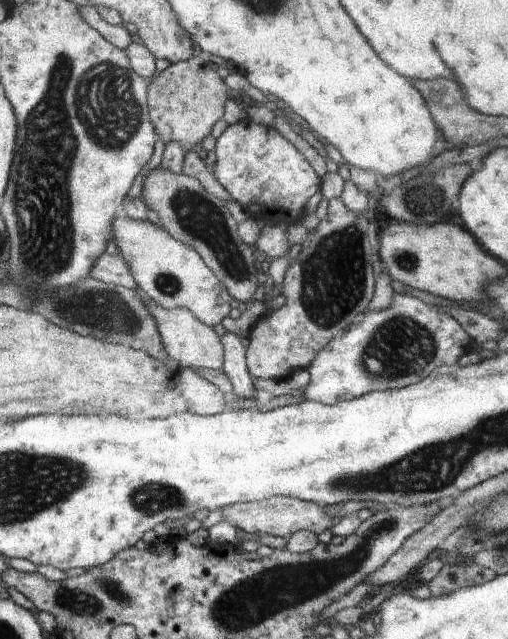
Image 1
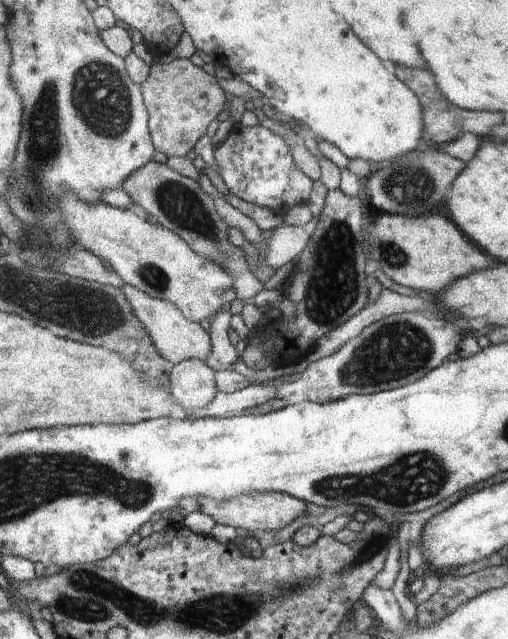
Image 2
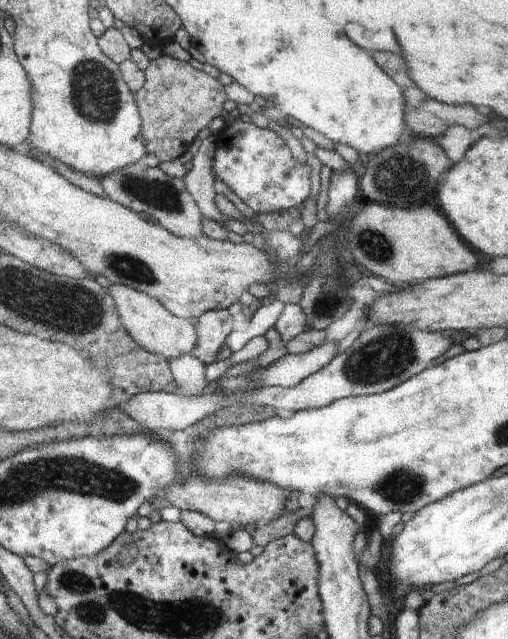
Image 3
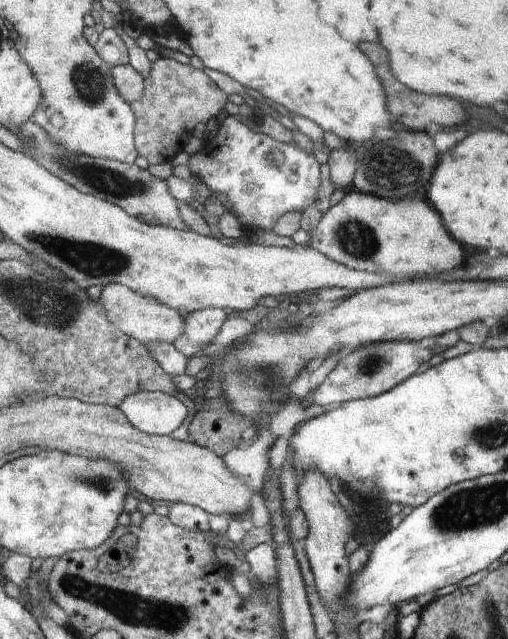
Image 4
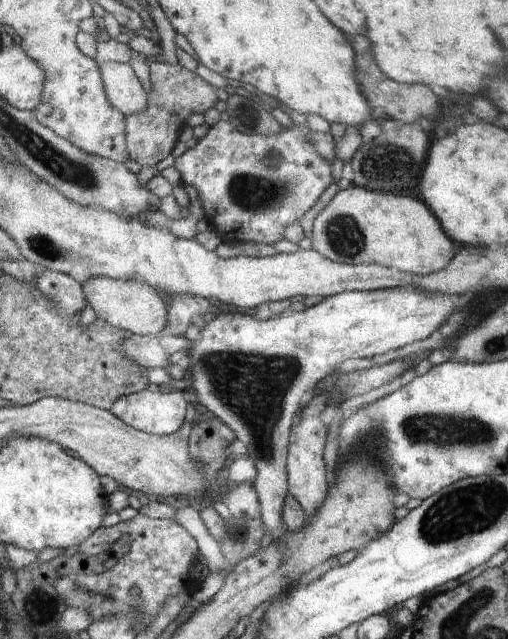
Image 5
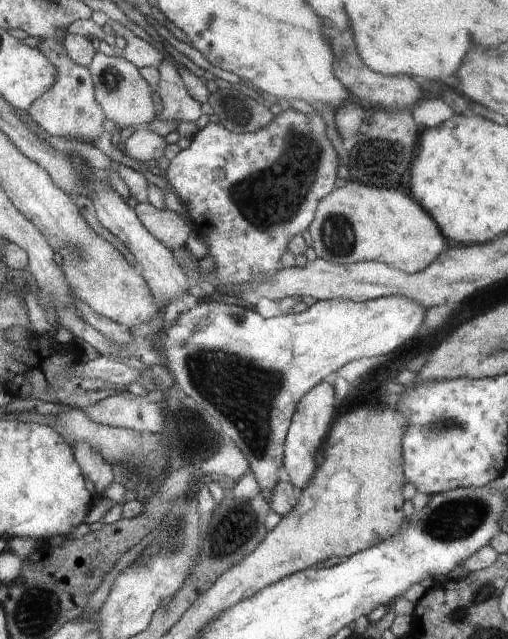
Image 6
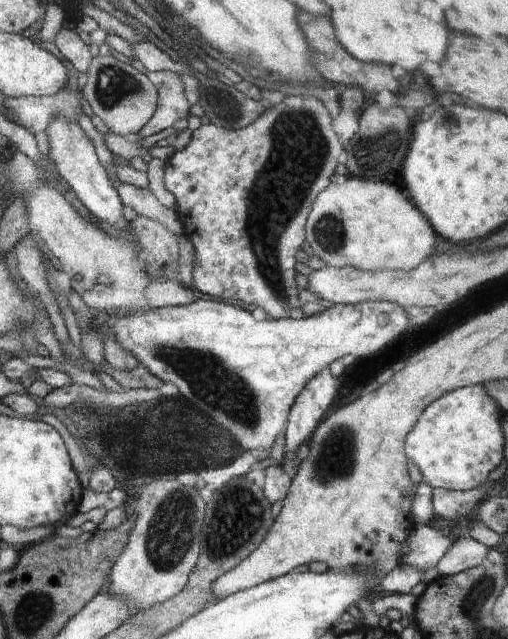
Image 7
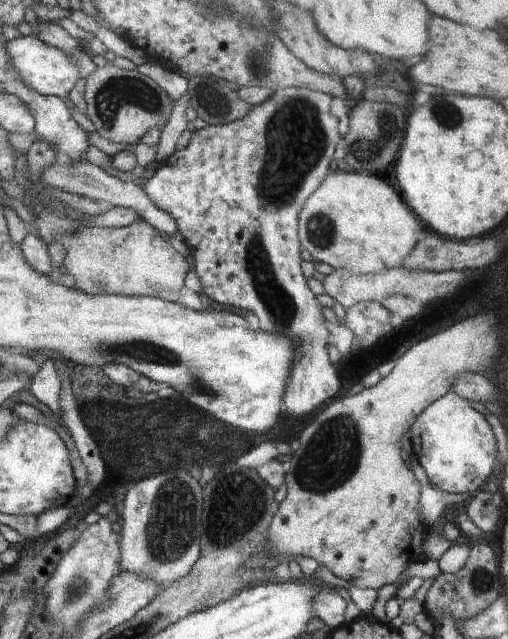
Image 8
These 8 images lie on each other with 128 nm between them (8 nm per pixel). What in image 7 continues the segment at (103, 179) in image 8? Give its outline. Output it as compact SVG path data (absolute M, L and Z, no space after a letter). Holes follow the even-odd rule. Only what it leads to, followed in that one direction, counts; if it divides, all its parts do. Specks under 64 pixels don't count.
M113 181L114 188L118 191L122 204L130 206L136 211L137 216L143 216L161 222L174 234L182 236L185 234L182 219L174 210L167 209L163 206L156 196L148 188L138 188L128 183L116 184Z

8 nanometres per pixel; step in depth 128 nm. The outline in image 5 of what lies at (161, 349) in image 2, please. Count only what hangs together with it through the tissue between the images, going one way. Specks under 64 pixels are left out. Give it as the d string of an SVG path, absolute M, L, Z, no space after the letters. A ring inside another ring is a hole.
M98 276L90 278L81 285L85 299L92 307L98 319L105 320L113 327L128 330L133 335L155 335L166 328L168 322L168 306L158 296L152 286L140 280L114 280Z

